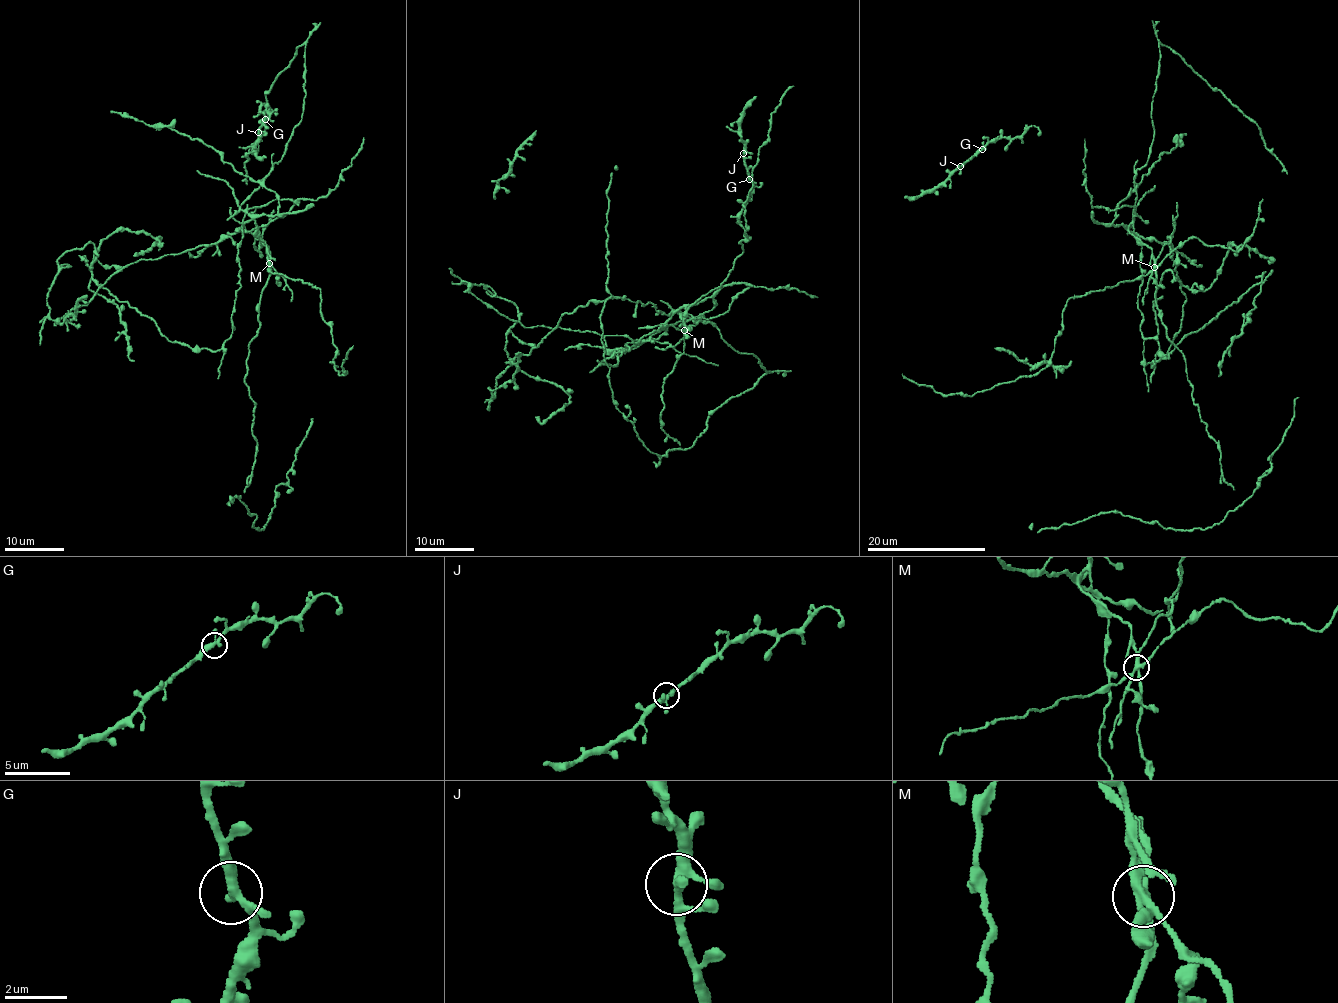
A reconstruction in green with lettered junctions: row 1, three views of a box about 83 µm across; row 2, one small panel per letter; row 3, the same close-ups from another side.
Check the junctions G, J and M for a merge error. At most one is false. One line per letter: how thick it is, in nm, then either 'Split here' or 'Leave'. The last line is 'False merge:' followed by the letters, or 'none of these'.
G: Thickness 280 nm. Leave
J: Thickness 280 nm. Leave
M: Thickness 280 nm. Split here
False merge: M

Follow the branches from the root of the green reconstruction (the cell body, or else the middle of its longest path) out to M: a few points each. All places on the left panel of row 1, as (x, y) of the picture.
M: (259, 240), (267, 248), (269, 262)

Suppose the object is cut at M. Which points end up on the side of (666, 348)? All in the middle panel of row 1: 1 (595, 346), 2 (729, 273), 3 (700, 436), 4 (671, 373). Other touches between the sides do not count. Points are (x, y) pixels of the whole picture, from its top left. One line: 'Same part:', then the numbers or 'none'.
Same part: 1, 3

